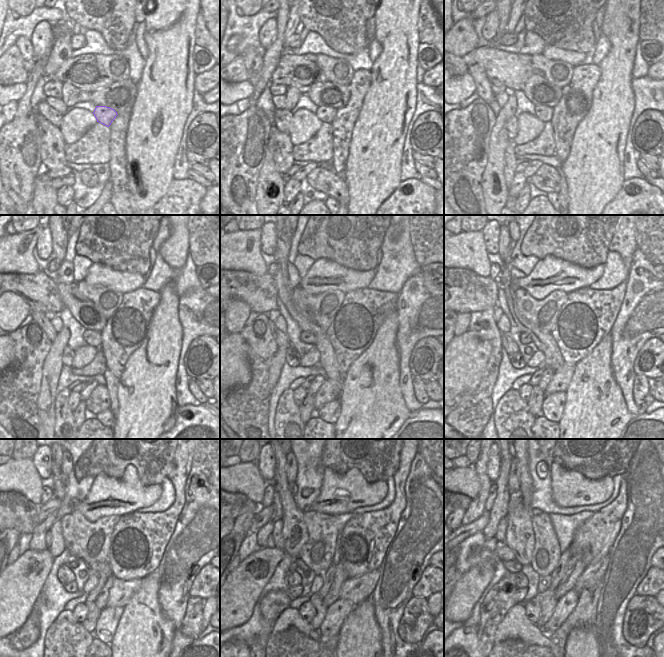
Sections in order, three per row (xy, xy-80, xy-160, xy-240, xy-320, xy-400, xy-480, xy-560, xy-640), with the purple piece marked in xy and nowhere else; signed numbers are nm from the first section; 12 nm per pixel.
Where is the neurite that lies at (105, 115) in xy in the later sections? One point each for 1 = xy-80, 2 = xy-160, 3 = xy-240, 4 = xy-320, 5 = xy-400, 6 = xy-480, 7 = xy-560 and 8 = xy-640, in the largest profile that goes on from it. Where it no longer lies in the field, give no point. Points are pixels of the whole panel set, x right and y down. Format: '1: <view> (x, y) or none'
1: xy-80 (326, 114)
2: xy-160 (544, 113)
3: xy-240 (93, 338)
4: xy-320 (307, 337)
5: xy-400 (524, 338)
6: xy-480 (74, 563)
7: xy-560 (293, 566)
8: xy-640 (513, 566)

